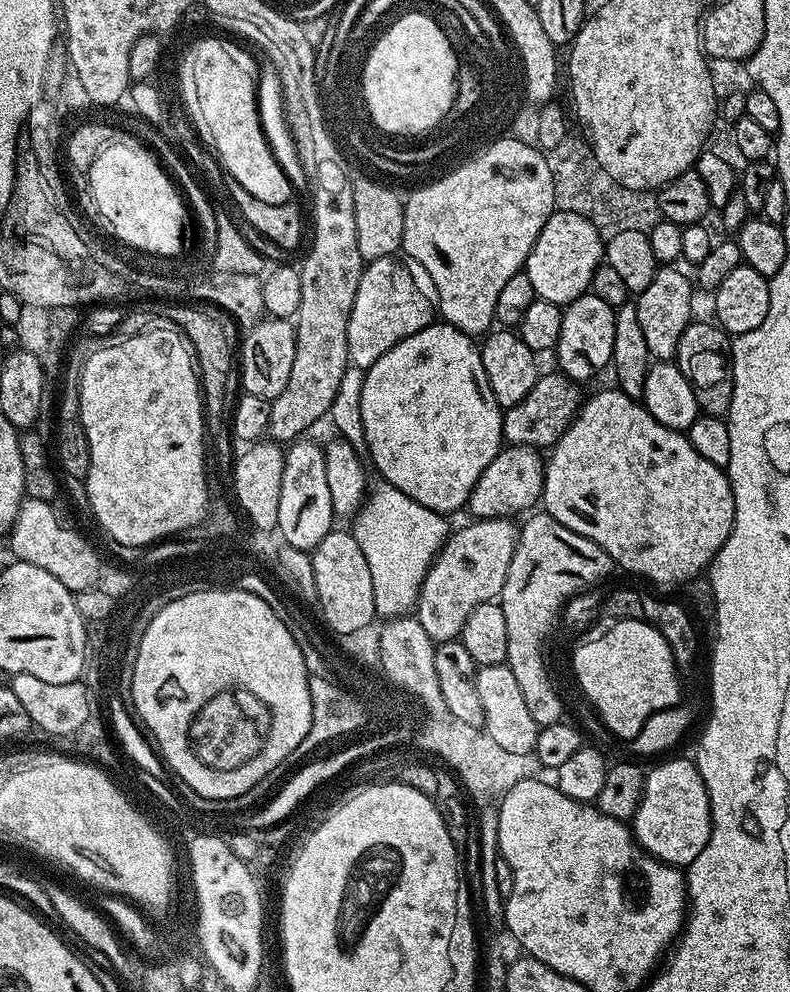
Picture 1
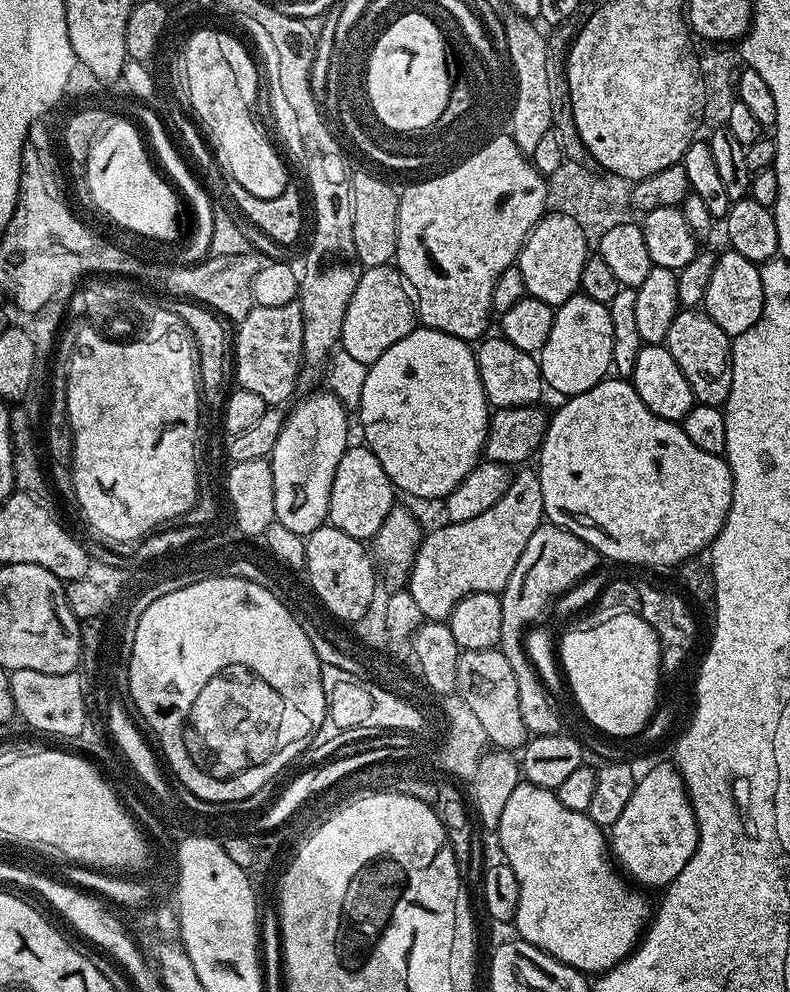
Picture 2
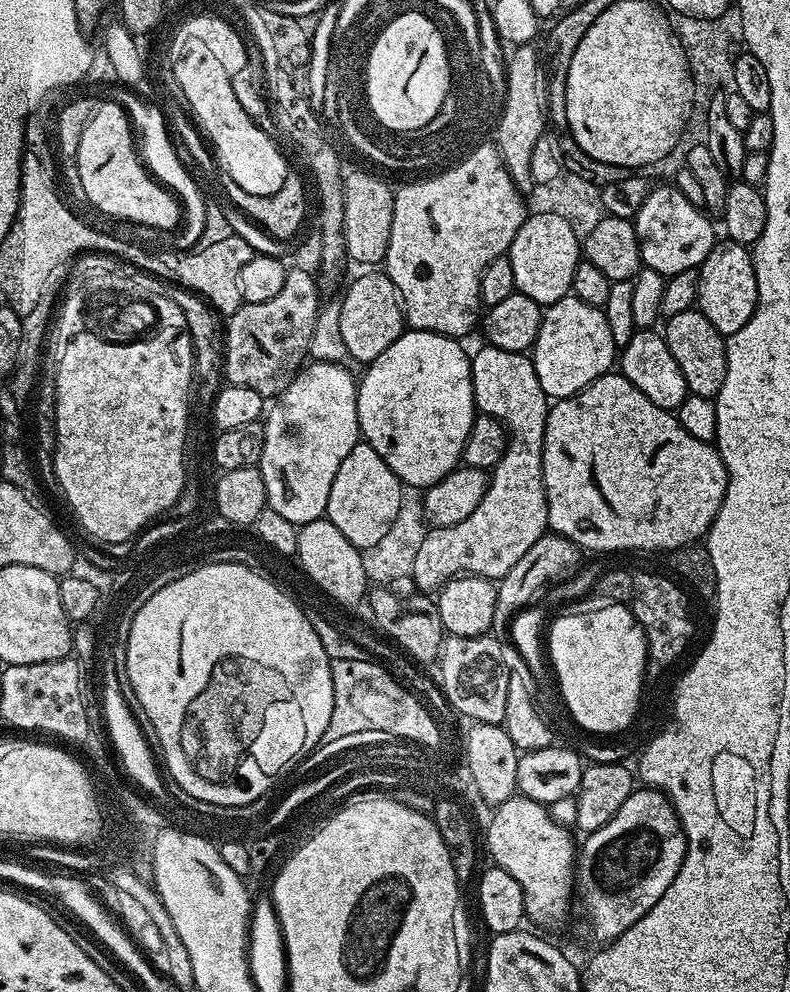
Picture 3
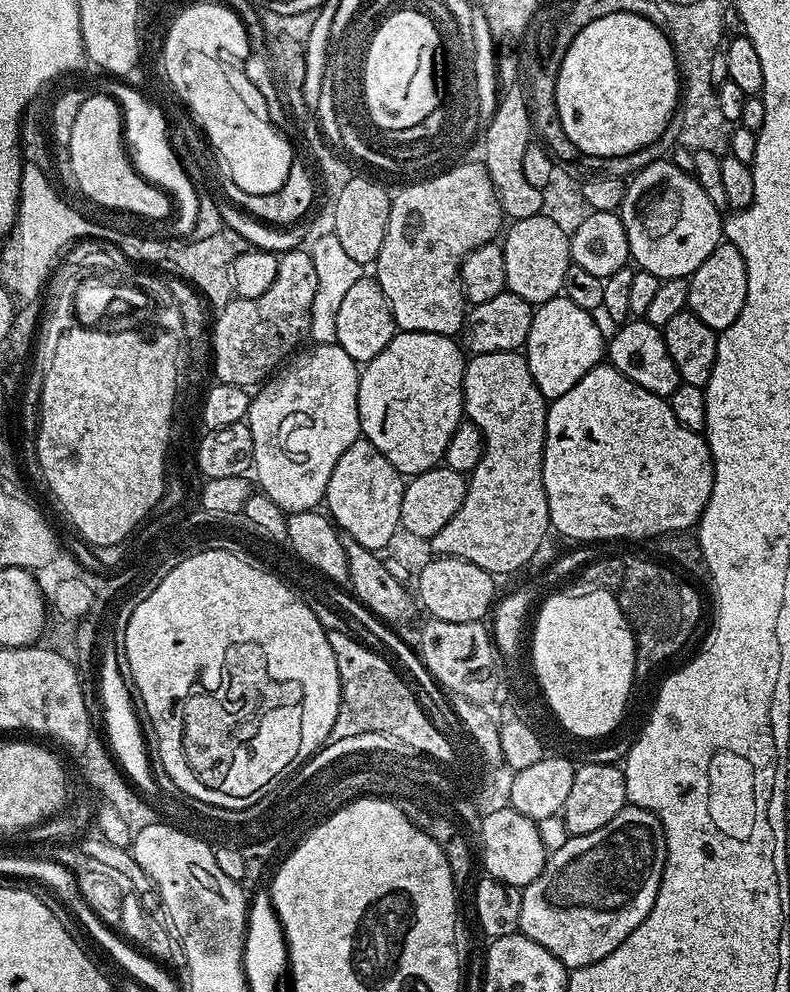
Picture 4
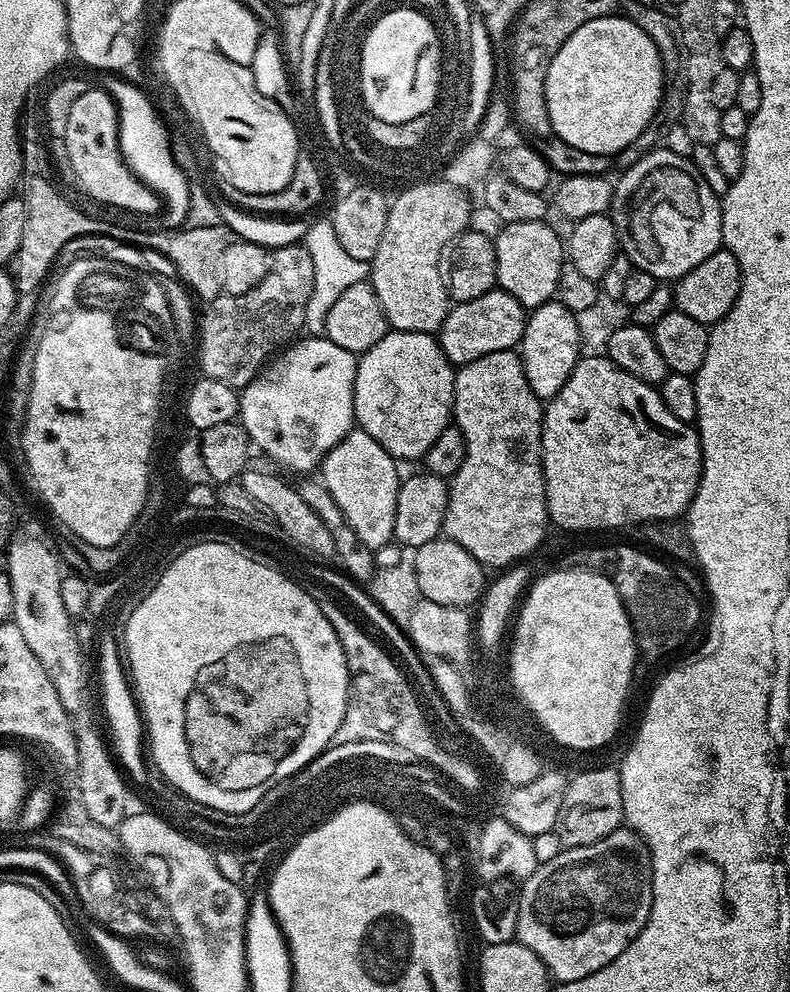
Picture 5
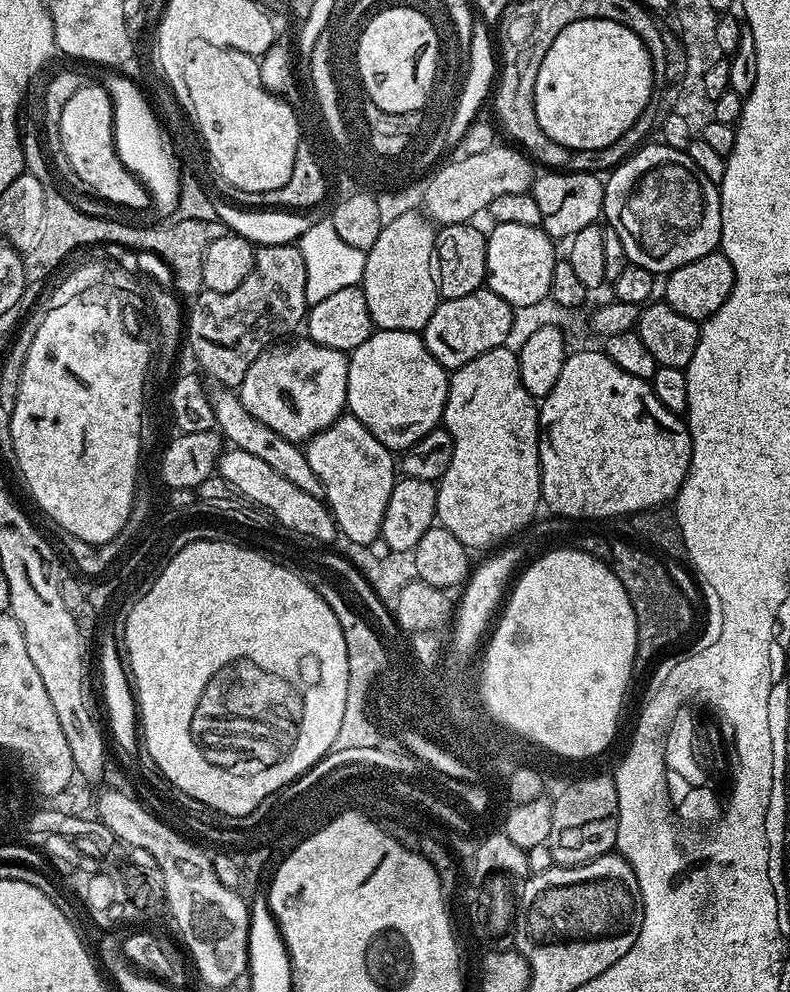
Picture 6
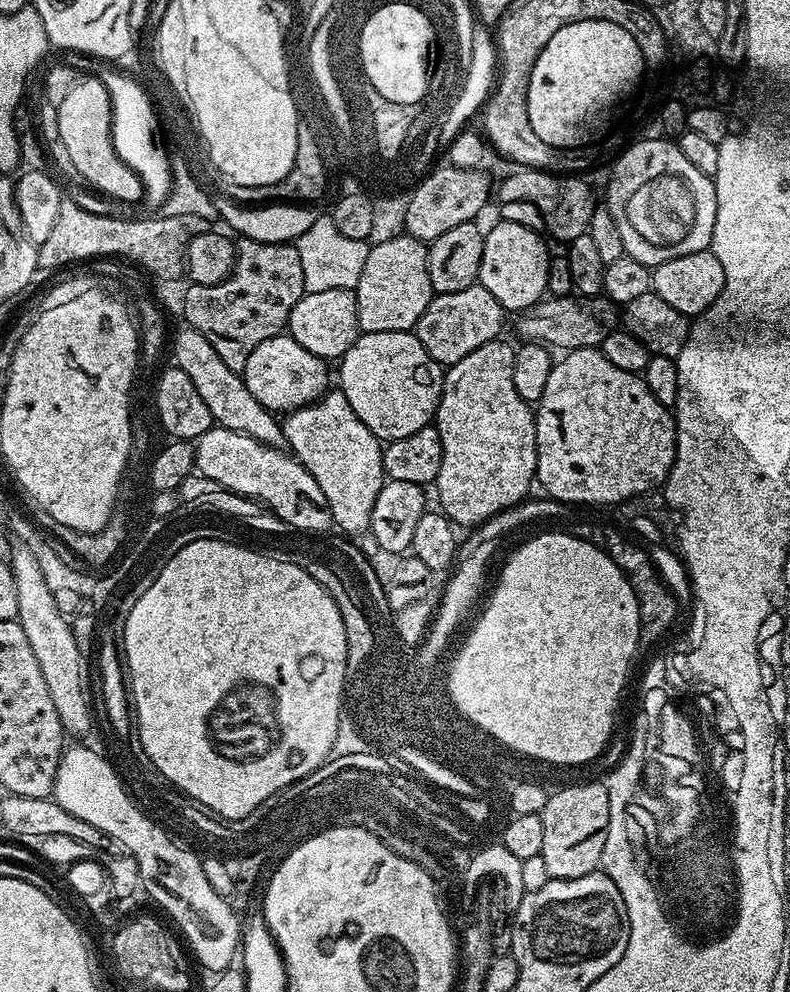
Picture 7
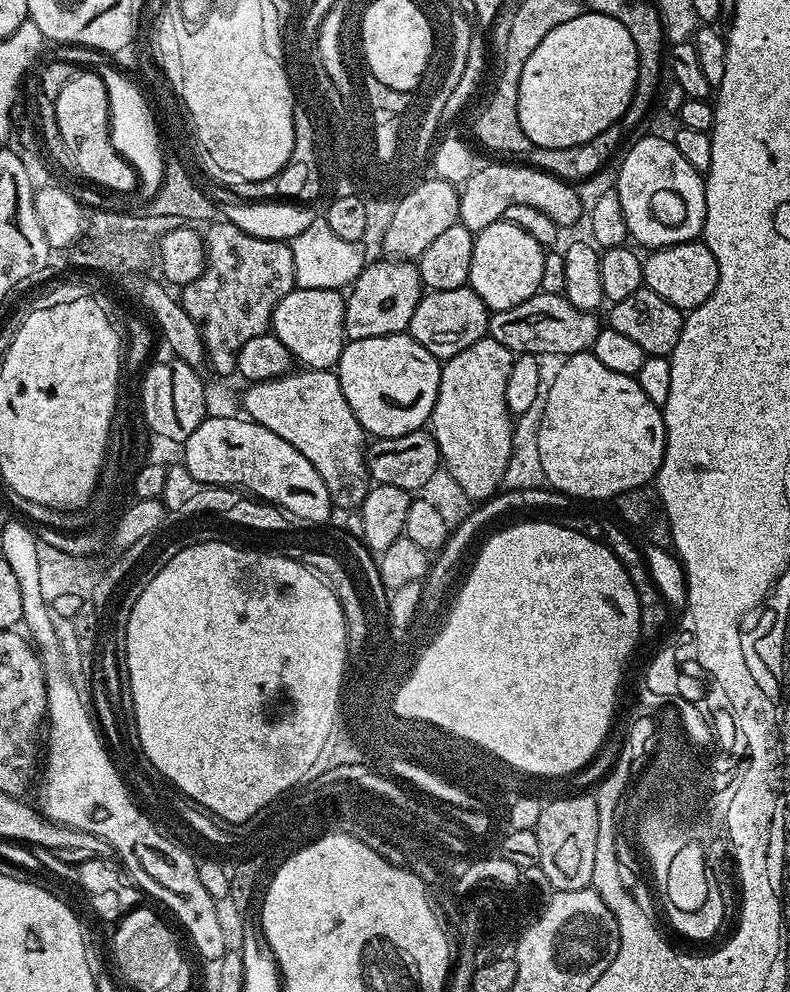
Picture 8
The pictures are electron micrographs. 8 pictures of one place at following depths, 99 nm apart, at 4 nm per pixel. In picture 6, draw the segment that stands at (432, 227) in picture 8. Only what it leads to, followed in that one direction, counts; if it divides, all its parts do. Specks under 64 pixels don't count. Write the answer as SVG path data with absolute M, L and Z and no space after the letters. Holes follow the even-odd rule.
M503 143L493 144L490 150L482 150L482 154L460 156L431 175L432 181L424 192L423 211L437 225L469 223L473 219L472 200L488 206L494 198L502 198L502 194L522 194L531 189L538 175L533 161L521 149Z

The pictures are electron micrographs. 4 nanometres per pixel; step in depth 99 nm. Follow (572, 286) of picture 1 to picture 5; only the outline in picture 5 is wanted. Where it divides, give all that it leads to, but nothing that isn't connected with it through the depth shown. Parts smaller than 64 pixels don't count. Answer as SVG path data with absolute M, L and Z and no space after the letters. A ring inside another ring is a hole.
M539 220L538 222L518 222L517 224L506 224L499 229L500 233L495 233L496 241L496 261L498 270L496 271L496 283L504 291L510 293L518 302L523 304L525 309L531 310L546 304L553 299L558 286L558 274L562 266L566 263L566 244L554 229L548 225L548 222Z

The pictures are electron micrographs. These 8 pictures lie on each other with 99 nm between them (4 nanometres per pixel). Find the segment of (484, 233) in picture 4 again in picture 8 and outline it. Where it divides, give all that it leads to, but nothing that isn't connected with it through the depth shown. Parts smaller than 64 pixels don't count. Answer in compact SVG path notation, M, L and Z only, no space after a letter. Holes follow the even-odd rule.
M376 258L365 263L360 277L350 285L350 291L344 302L345 337L348 340L361 340L375 336L389 336L395 332L407 333L410 318L414 318L414 310L421 295L420 270L413 261Z

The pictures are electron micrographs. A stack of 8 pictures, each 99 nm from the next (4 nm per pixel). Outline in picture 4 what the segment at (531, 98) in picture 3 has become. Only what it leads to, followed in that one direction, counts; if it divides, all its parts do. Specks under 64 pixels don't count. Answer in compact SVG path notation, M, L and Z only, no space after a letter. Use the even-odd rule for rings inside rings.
M508 92L503 93L496 111L491 115L491 120L482 132L484 140L484 157L482 163L492 185L496 191L496 197L500 203L500 211L509 221L515 222L522 218L534 218L544 211L544 194L541 189L530 186L526 182L524 173L524 155L528 145L533 143L534 131L532 117L530 115L530 104L525 93Z

